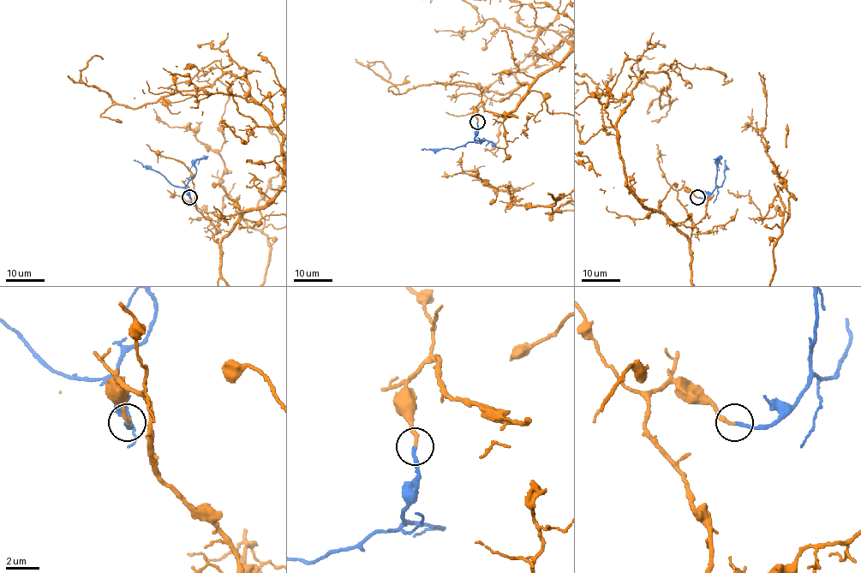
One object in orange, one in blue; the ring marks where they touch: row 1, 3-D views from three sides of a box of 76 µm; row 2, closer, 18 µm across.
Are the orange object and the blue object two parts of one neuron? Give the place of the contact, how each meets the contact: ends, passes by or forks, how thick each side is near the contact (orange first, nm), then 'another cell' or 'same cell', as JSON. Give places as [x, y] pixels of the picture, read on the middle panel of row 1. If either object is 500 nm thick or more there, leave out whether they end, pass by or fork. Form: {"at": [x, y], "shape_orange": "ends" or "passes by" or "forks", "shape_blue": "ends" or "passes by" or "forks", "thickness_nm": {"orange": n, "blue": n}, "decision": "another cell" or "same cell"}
{"at": [477, 122], "shape_orange": "ends", "shape_blue": "ends", "thickness_nm": {"orange": 220, "blue": 220}, "decision": "same cell"}

